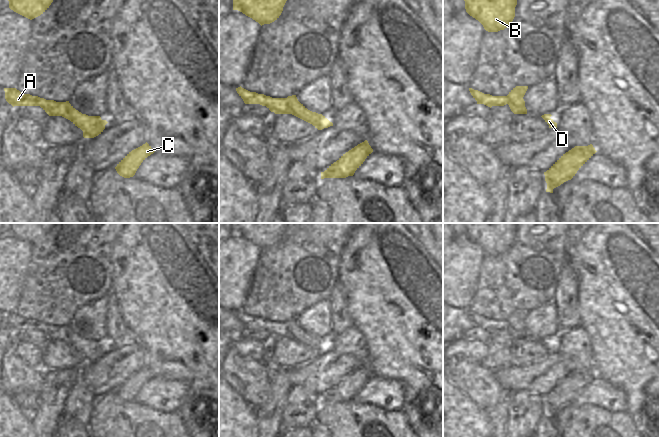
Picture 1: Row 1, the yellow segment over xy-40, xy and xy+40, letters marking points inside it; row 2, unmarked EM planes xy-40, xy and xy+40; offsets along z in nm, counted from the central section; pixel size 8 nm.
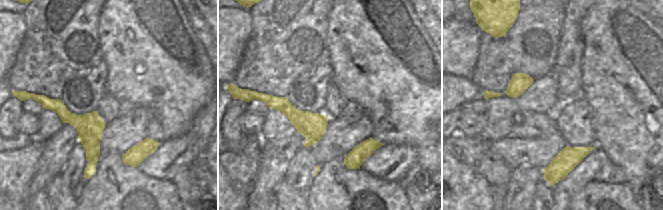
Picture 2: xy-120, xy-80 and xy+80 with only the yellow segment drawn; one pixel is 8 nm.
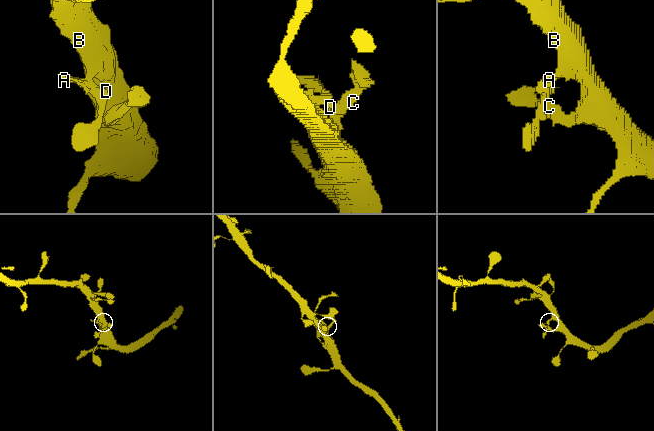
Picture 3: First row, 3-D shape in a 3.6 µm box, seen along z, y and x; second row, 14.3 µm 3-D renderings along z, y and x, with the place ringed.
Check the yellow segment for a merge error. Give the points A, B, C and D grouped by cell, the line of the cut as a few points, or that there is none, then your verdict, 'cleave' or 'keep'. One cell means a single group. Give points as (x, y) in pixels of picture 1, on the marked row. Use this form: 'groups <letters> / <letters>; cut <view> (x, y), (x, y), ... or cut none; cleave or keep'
groups A D / B C; cut xy+40 (506, 96), (512, 102), (524, 104); cleave

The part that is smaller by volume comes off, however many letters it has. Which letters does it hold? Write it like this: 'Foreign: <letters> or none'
Foreign: A, D

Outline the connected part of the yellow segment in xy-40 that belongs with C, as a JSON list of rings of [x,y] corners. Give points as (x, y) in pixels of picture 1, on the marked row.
[[[146,142],[142,146],[129,152],[115,167],[117,173],[124,177],[133,177],[141,163],[155,151]]]

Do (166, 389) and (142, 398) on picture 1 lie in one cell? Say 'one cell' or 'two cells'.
one cell

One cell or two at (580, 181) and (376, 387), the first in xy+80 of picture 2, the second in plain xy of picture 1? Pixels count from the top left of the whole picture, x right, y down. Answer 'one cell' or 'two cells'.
one cell

